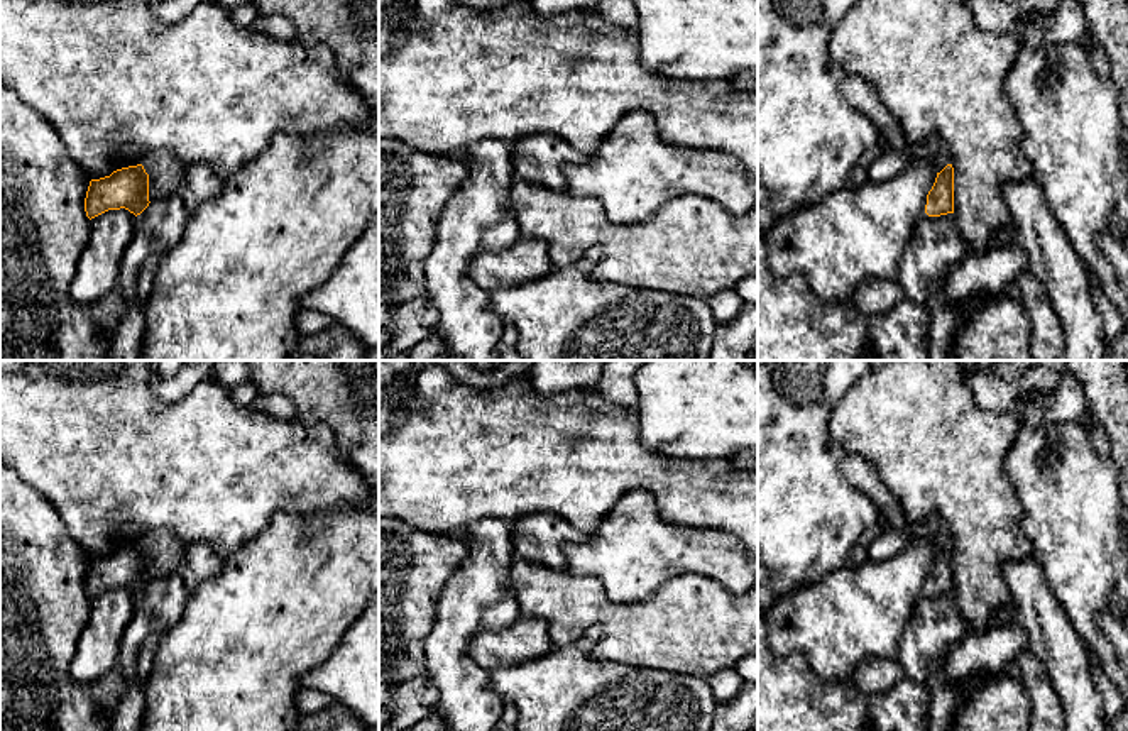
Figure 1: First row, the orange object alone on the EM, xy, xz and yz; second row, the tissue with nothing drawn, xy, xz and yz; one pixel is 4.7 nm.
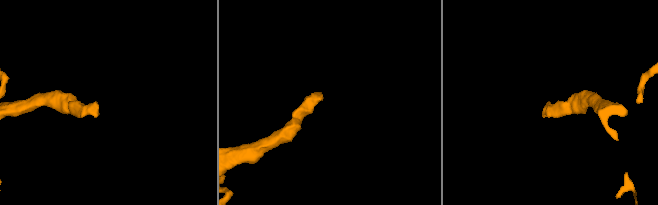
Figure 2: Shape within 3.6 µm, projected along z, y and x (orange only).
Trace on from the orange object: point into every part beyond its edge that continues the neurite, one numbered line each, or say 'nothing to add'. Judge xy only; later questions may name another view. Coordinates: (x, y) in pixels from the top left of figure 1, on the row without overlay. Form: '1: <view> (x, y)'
1: xy (166, 552)

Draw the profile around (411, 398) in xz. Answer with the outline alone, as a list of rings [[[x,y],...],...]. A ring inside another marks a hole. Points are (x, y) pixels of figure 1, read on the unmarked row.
[[[408,382],[404,396],[396,401],[396,408],[402,415],[421,406],[424,406],[423,396],[413,387],[413,382]]]

